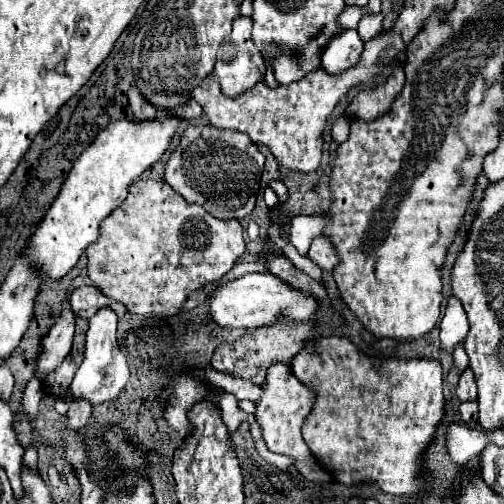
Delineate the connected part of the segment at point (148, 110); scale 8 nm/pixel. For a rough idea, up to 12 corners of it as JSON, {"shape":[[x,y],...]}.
{"shape":[[134,86],[128,104],[138,122],[156,120],[156,110]]}

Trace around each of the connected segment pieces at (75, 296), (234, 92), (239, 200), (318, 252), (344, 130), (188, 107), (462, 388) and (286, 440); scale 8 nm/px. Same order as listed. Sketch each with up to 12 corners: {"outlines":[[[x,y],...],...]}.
{"outlines":[[[80,286],[70,294],[72,312],[92,318],[112,306],[119,318],[126,307],[104,296],[96,286]],[[236,18],[214,76],[226,96],[250,90],[266,70],[250,38],[252,18]],[[192,126],[164,180],[212,216],[254,210],[264,154],[246,134]],[[312,240],[308,258],[324,272],[333,271],[339,259],[330,240]],[[340,116],[332,128],[334,142],[344,142],[350,132],[350,118]],[[196,100],[176,110],[182,120],[202,118],[202,106]],[[470,368],[456,384],[458,400],[476,400],[476,382]],[[270,366],[258,402],[268,448],[310,480],[330,476],[300,426],[314,396],[288,366]]]}

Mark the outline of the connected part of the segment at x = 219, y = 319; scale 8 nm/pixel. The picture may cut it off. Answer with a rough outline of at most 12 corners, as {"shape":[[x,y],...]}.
{"shape":[[246,274],[206,294],[222,328],[312,318],[318,308],[272,274]]}

